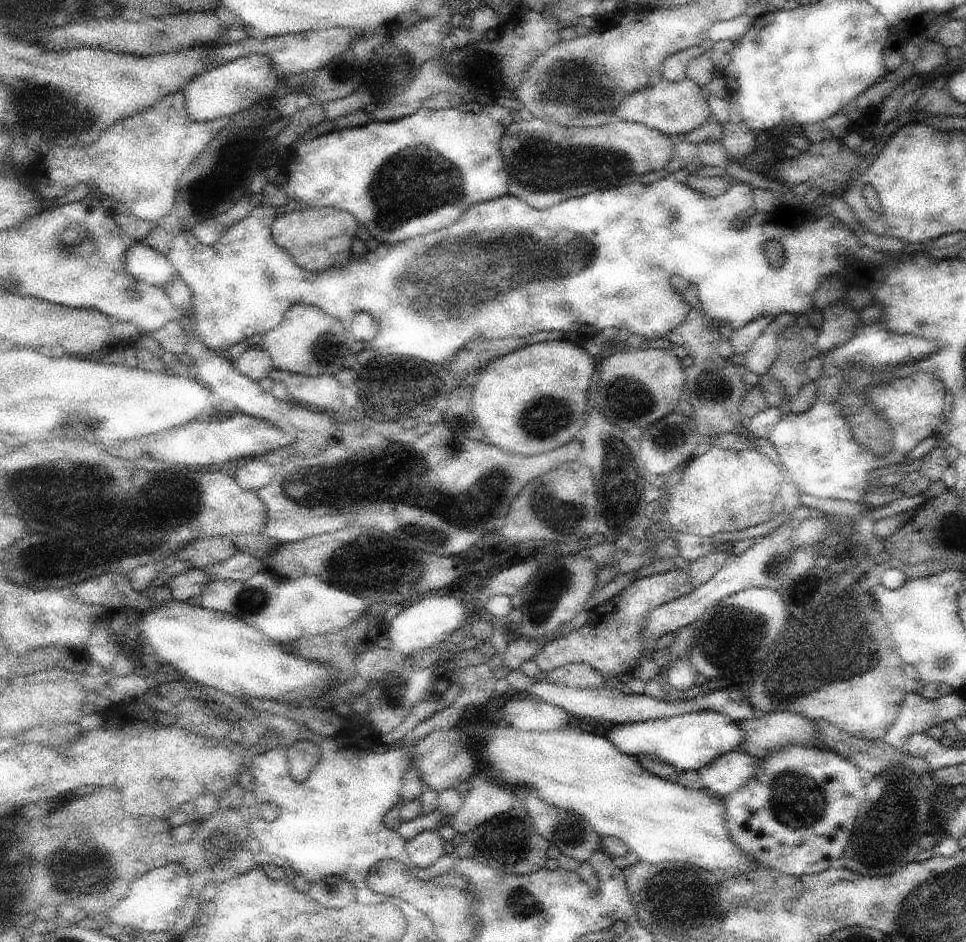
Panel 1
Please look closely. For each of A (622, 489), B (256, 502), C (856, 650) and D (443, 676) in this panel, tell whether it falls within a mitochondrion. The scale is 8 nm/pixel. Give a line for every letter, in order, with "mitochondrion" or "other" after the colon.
A: mitochondrion
B: other
C: mitochondrion
D: other

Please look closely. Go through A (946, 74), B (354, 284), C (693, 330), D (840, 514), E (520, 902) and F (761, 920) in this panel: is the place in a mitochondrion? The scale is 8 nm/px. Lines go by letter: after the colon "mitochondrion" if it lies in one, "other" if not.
A: other
B: other
C: other
D: other
E: mitochondrion
F: other

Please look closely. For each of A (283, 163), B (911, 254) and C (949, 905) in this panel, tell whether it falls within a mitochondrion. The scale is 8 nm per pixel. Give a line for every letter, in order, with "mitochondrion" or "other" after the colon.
A: other
B: other
C: mitochondrion

